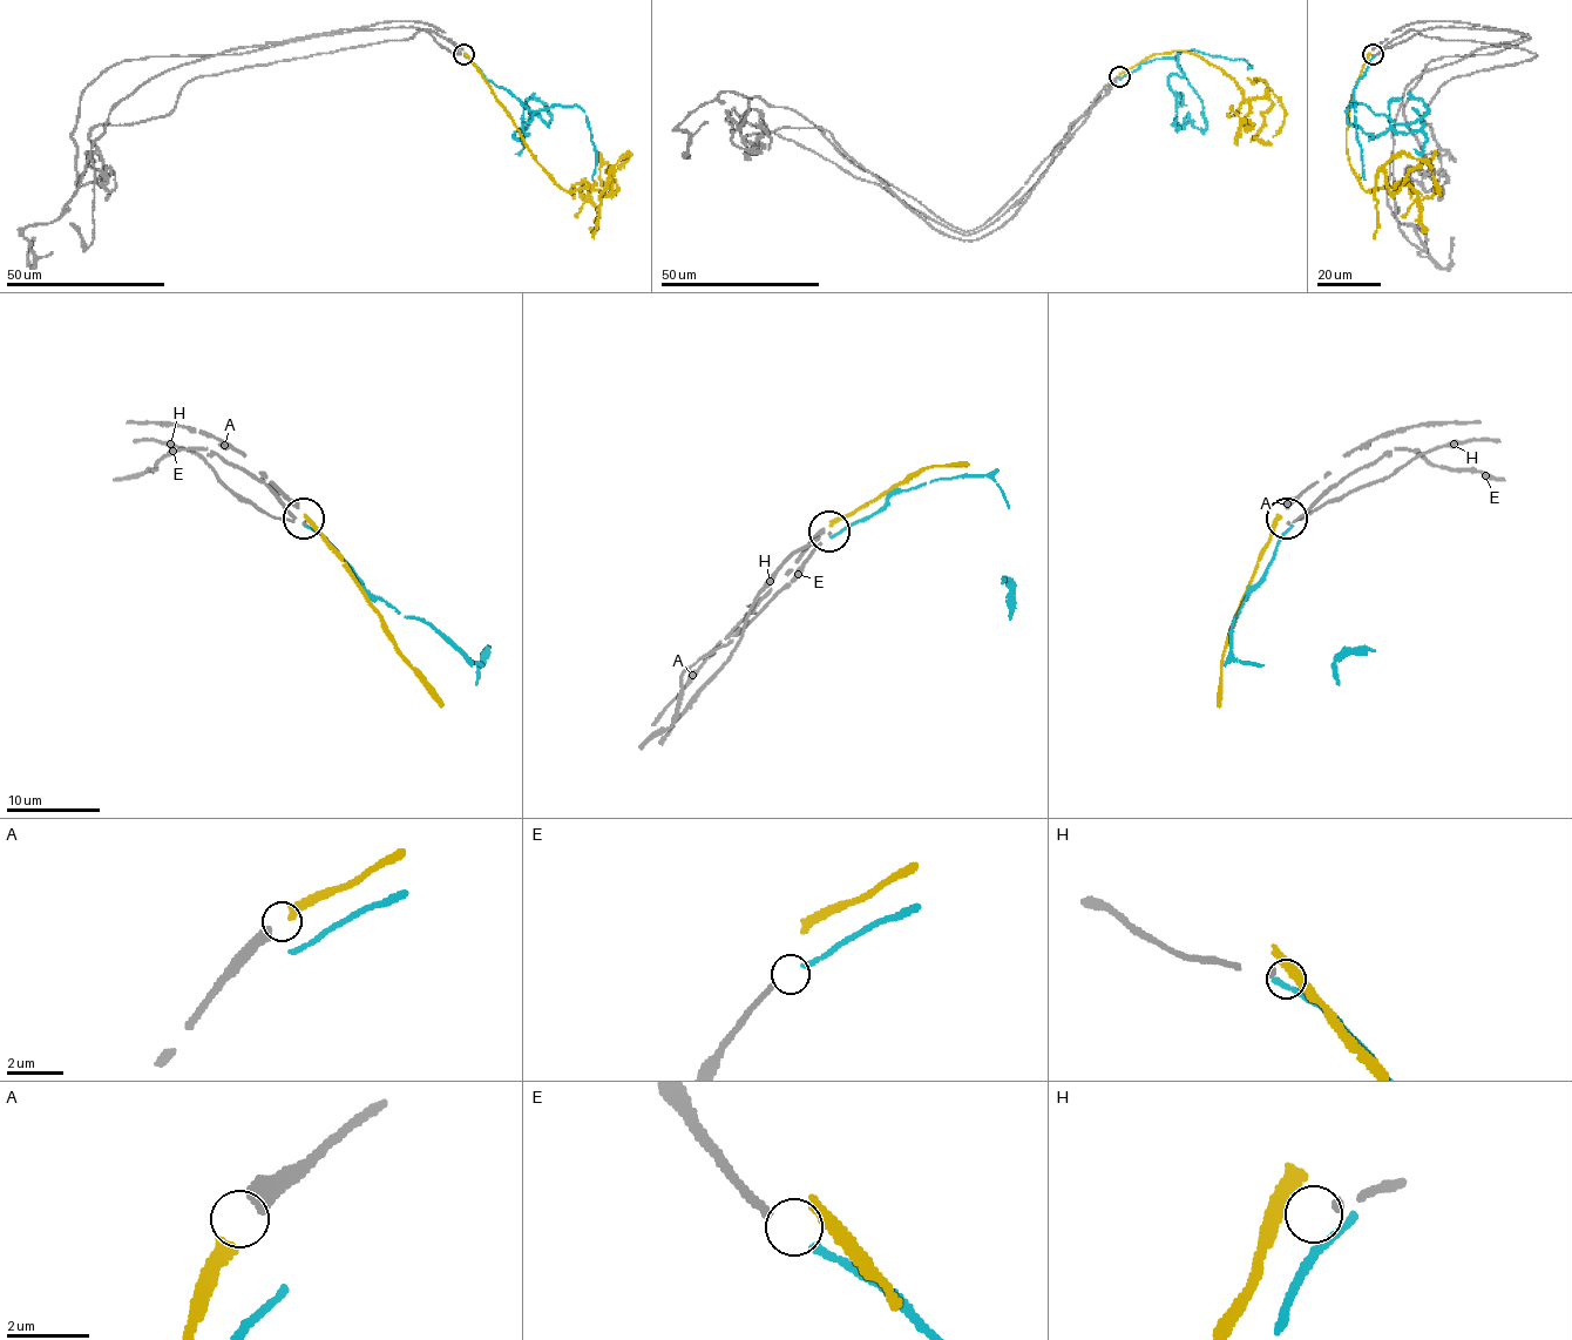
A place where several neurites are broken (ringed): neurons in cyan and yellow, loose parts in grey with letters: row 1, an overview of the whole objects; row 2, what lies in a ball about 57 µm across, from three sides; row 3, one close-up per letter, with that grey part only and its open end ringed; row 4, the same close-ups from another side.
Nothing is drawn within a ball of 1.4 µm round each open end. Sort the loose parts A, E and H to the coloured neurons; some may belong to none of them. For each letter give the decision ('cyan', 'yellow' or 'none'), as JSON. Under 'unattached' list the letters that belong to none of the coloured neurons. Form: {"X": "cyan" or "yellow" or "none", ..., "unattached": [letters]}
{"A": "yellow", "E": "cyan", "H": "none", "unattached": ["H"]}

